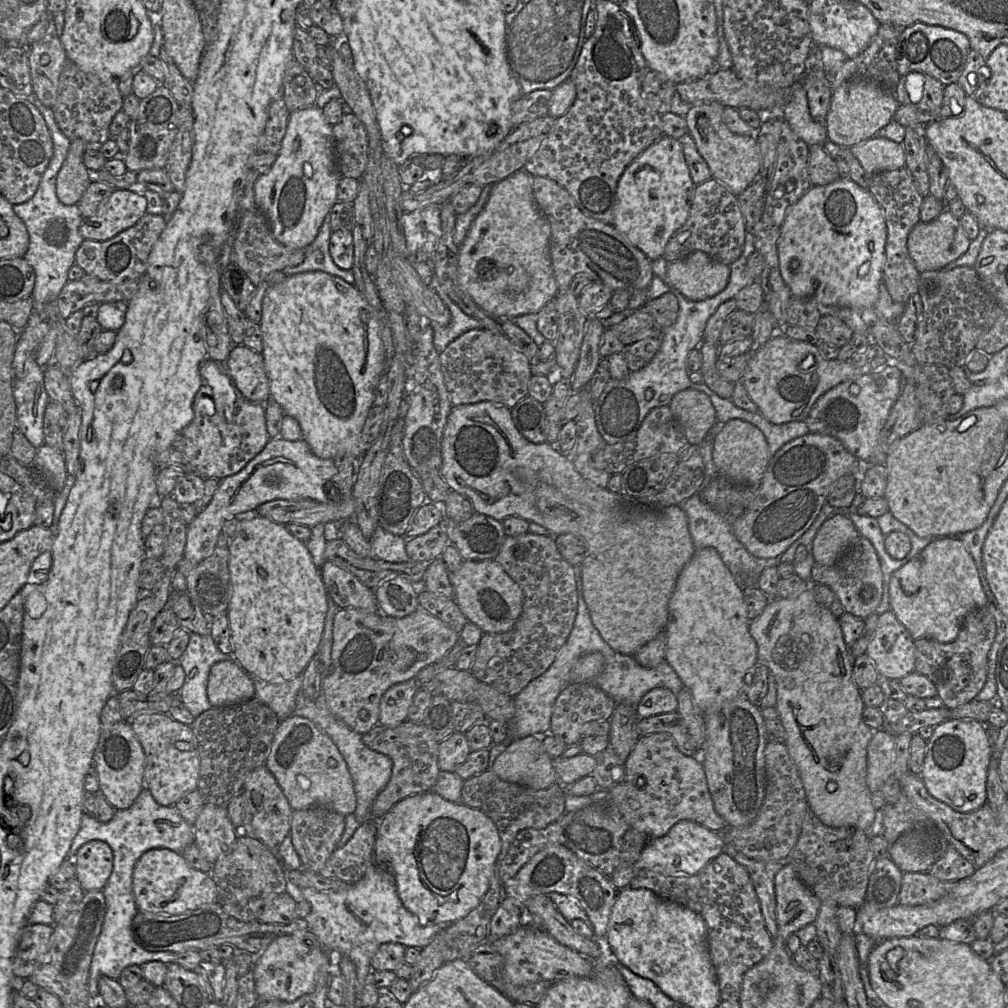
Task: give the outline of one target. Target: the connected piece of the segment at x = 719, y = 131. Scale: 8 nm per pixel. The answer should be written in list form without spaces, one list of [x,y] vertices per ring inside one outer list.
[[[718,102],[696,103],[691,105],[685,119],[688,132],[708,164],[712,177],[738,196],[760,175],[761,153],[755,135],[738,135],[728,129],[723,121],[724,107]]]

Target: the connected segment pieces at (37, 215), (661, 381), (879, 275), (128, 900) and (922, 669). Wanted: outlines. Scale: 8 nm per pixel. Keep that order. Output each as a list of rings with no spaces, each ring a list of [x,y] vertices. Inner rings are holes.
[[[41,102],[35,105],[42,114],[53,141],[53,156],[44,171],[33,197],[25,203],[13,205],[13,210],[24,222],[29,233],[29,247],[24,258],[35,271],[32,292],[33,311],[42,311],[46,304],[56,301],[68,280],[68,270],[75,263],[75,254],[84,238],[79,227],[84,221],[77,204],[64,205],[56,194],[58,172],[67,156],[71,141],[59,129],[52,110]]]
[[[746,233],[744,249],[740,257],[730,265],[731,273],[727,287],[717,295],[701,301],[693,301],[682,295],[677,289],[667,284],[667,268],[669,262],[661,256],[651,260],[654,277],[649,285],[648,300],[653,300],[666,292],[673,293],[678,300],[679,310],[676,322],[665,329],[660,349],[651,361],[638,371],[630,371],[626,379],[610,379],[595,404],[595,421],[597,429],[608,445],[632,440],[644,418],[651,409],[668,406],[672,397],[684,389],[695,389],[695,383],[688,377],[686,360],[690,351],[699,348],[710,316],[725,301],[733,299],[747,285],[755,282],[747,270],[747,260],[755,251],[754,237]]]
[[[850,178],[838,180],[824,186],[811,186],[809,190],[789,209],[784,222],[780,228],[780,236],[777,242],[777,251],[779,258],[779,268],[781,276],[789,287],[791,294],[795,298],[814,298],[816,302],[823,307],[846,307],[854,310],[864,310],[874,307],[876,304],[880,285],[883,280],[883,266],[885,263],[885,246],[887,241],[887,226],[883,216],[883,211],[878,202],[873,198],[869,189],[860,187],[857,183]],[[869,243],[873,243],[874,250],[870,251],[868,248]],[[793,259],[799,262],[799,271],[792,273],[790,270],[790,263]]]
[[[144,787],[132,806],[116,810],[114,817],[107,823],[83,814],[80,829],[72,842],[68,858],[73,858],[79,848],[91,840],[106,842],[114,856],[112,873],[102,890],[106,900],[106,914],[95,946],[89,975],[89,994],[94,1002],[102,1003],[99,1001],[101,996],[98,988],[101,977],[107,976],[118,980],[126,967],[141,966],[150,961],[176,963],[177,953],[148,951],[137,944],[133,937],[132,920],[139,911],[133,893],[133,871],[138,859],[148,850],[167,848],[182,854],[184,849],[194,842],[194,826],[182,818],[175,806],[158,804],[149,789]]]
[[[988,607],[969,612],[962,621],[957,638],[950,643],[939,643],[930,638],[920,638],[915,641],[915,671],[927,677],[936,687],[943,706],[953,709],[972,701],[982,690],[987,678],[988,655],[996,636],[996,623]]]

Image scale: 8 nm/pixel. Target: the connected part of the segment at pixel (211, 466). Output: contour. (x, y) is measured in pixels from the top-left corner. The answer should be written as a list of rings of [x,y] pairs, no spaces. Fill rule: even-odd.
[[[207,359],[200,367],[201,387],[193,401],[194,418],[182,429],[183,455],[205,479],[238,473],[270,441],[264,403],[247,400],[236,388],[226,363]]]

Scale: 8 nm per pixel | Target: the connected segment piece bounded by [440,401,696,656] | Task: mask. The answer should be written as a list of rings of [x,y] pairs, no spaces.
[[[481,401],[473,404],[453,406],[443,432],[441,452],[442,465],[440,473],[442,477],[451,490],[470,499],[474,512],[499,521],[503,521],[509,516],[518,516],[545,527],[551,532],[551,536],[570,533],[585,542],[586,556],[581,563],[584,600],[593,625],[612,649],[622,654],[633,656],[641,646],[654,639],[665,629],[668,621],[668,603],[675,589],[677,578],[696,551],[688,530],[688,520],[681,506],[671,505],[663,509],[648,508],[636,502],[635,499],[637,497],[627,497],[623,491],[621,493],[614,493],[608,488],[598,487],[591,481],[583,478],[575,469],[572,459],[560,452],[555,445],[548,442],[535,444],[527,440],[515,426],[511,409],[501,403],[493,401]]]

